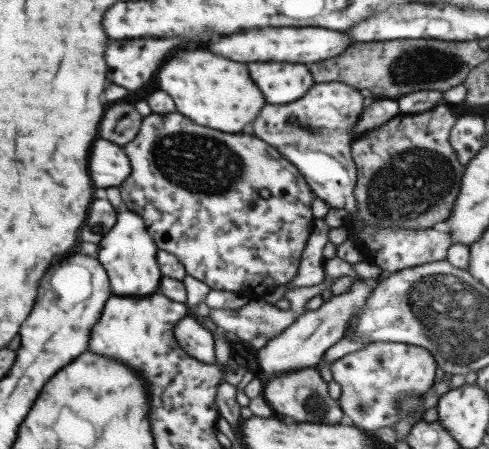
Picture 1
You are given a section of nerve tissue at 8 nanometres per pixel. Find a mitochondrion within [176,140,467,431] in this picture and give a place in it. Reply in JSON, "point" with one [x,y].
{"point":[413,182]}

